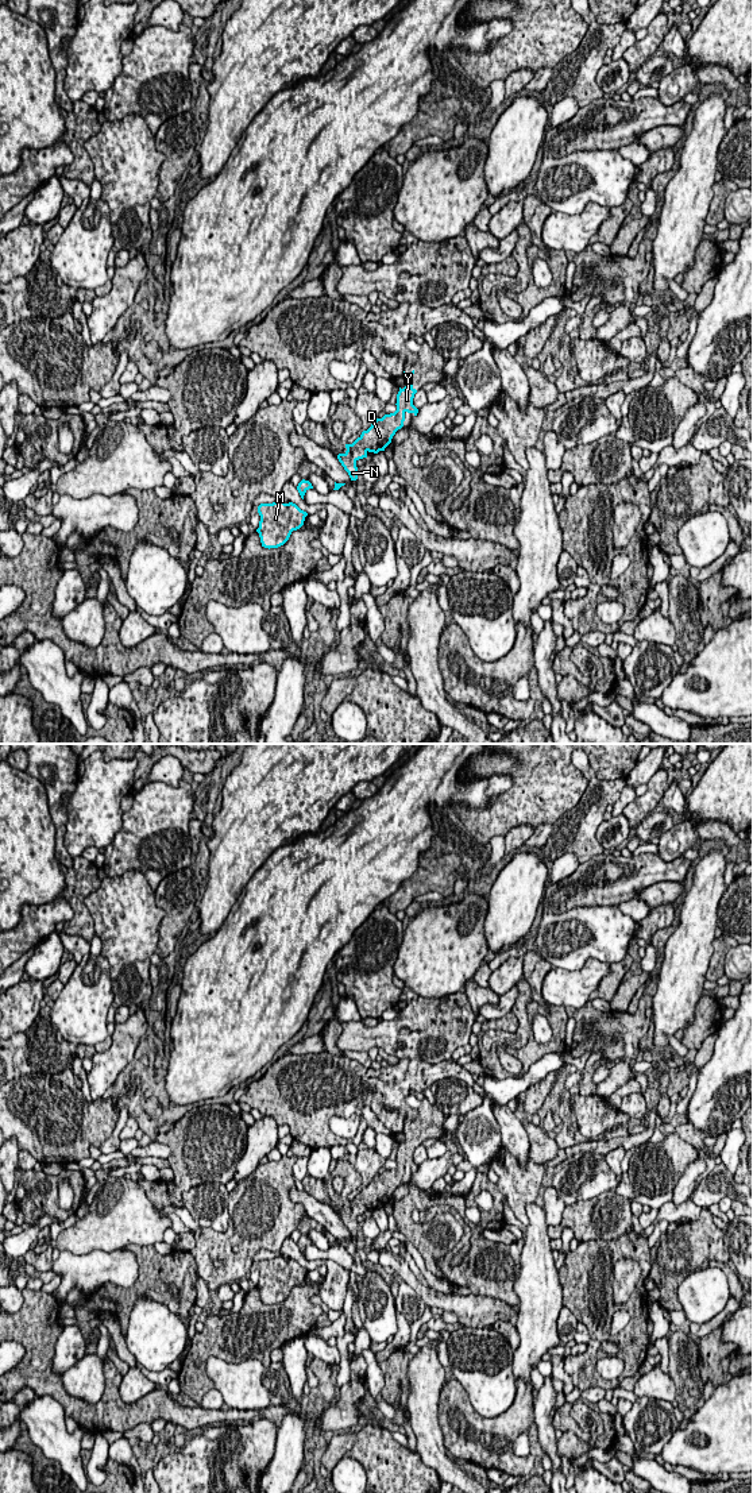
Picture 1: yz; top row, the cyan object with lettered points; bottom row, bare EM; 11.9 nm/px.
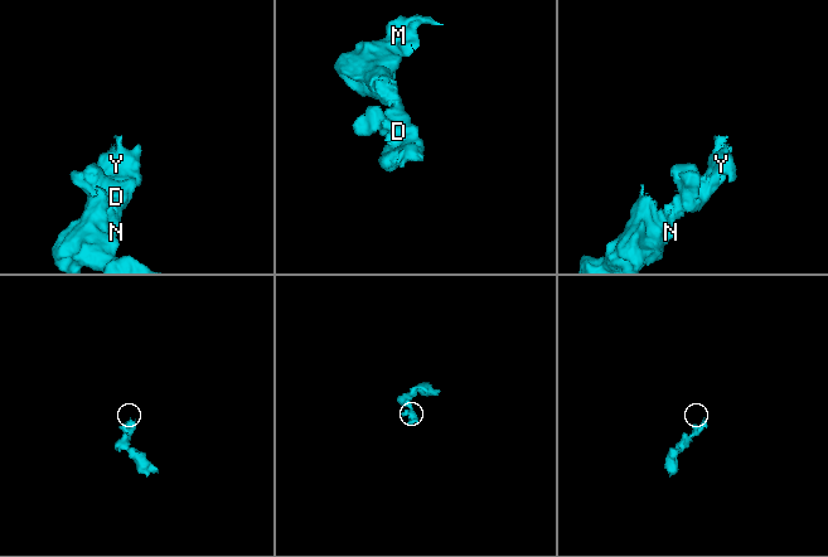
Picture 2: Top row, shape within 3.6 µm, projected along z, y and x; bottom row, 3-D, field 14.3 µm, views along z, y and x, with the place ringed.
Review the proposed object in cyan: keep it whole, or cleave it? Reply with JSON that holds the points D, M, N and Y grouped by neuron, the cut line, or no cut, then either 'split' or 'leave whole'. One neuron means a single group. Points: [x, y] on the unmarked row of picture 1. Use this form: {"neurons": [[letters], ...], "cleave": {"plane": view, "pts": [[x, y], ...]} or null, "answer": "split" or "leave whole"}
{"neurons": [["D", "M", "N", "Y"]], "cleave": null, "answer": "leave whole"}

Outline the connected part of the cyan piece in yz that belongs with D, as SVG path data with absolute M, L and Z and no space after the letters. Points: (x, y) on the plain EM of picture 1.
M410 1139L403 1145L399 1143L395 1160L397 1166L385 1170L382 1174L376 1174L352 1200L345 1200L347 1207L344 1210L337 1211L351 1237L358 1235L356 1218L359 1215L367 1214L368 1208L378 1210L379 1207L385 1207L391 1199L395 1188L403 1183L406 1168L417 1172L418 1165L413 1161L416 1149L417 1146Z

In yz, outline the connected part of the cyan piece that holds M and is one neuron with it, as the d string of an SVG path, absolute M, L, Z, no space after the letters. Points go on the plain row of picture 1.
M282 1255L273 1259L260 1259L258 1269L260 1277L256 1288L259 1289L262 1303L269 1305L283 1301L291 1288L304 1281L308 1272L296 1259L285 1259Z

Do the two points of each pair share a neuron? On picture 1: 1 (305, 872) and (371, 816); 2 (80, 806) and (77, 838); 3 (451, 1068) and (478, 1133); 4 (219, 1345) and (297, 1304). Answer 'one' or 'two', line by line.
1: one
2: one
3: two
4: one

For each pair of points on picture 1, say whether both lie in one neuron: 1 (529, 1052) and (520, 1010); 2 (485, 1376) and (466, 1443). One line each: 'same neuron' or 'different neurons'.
1: different neurons
2: different neurons

